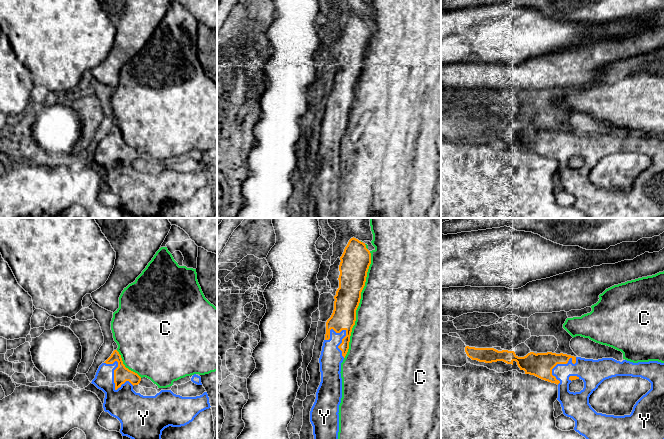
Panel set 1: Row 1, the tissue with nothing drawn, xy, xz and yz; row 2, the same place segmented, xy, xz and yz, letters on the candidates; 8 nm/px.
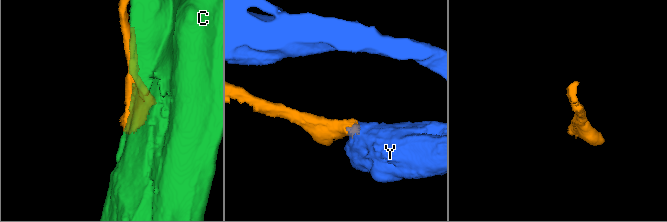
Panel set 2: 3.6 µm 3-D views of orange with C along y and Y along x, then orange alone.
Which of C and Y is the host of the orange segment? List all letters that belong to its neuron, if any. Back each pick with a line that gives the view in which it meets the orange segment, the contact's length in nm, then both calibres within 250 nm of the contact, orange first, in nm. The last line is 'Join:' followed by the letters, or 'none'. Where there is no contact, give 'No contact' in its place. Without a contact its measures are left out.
Y: Touches orange in xz. Shared border 260 nm. Thickness 190 nm (orange) against 180 nm
Join: Y

